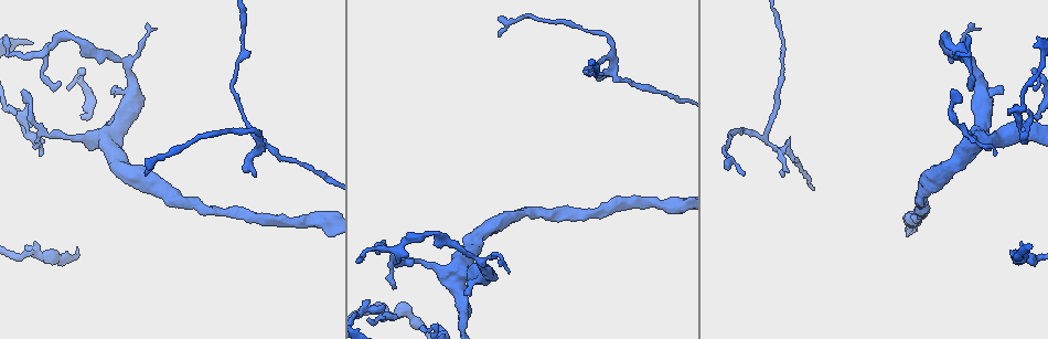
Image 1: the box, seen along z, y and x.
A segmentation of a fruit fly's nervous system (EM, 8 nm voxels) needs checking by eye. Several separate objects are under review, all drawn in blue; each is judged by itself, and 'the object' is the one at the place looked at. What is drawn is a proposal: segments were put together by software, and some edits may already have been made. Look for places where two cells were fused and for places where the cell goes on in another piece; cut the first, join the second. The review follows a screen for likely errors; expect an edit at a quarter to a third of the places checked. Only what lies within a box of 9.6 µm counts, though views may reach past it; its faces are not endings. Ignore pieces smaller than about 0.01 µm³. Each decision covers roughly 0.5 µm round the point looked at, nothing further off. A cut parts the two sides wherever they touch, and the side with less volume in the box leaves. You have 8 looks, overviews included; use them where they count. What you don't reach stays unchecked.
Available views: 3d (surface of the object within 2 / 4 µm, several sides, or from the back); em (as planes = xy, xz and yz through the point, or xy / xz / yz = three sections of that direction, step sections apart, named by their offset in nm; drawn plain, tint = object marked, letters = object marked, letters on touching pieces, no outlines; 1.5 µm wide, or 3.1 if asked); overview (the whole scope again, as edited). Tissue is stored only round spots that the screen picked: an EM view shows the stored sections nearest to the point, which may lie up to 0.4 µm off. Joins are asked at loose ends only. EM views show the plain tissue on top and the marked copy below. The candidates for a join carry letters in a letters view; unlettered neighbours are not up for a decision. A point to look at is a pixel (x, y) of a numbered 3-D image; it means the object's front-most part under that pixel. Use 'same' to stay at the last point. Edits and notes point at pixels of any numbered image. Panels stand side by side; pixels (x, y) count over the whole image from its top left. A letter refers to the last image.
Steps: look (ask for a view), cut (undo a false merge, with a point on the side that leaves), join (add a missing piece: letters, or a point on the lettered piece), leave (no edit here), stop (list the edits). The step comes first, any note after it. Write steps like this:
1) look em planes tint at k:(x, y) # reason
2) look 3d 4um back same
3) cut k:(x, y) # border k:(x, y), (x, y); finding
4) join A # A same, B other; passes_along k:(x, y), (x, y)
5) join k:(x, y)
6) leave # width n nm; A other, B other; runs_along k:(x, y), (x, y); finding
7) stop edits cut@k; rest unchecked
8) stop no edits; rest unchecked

look em planes letters at 1:(145, 176) # branch stops here

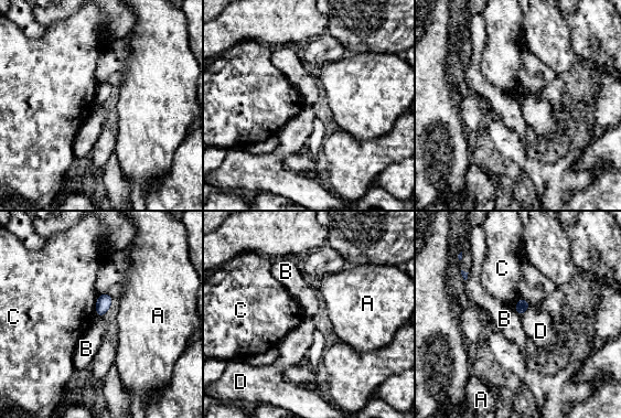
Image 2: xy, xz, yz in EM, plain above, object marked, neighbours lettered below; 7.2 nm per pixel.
leave # longest_contact C 150 nm; A other, B other, C other, D other; border 2:(531, 306), (521, 315); none of them fits

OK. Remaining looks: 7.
look em xz step 4 tint at 1:(253, 175) # thin end

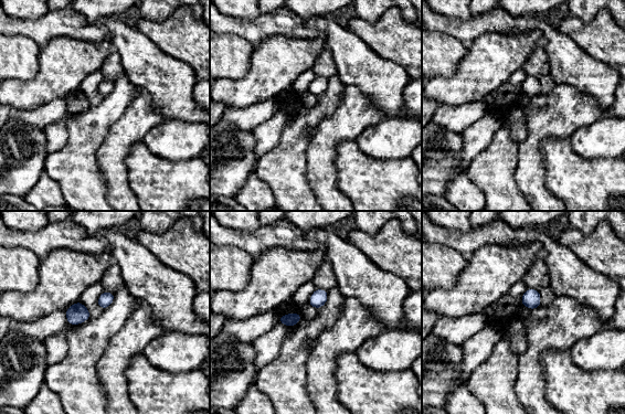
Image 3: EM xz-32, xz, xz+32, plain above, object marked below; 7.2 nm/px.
look em planes letters same

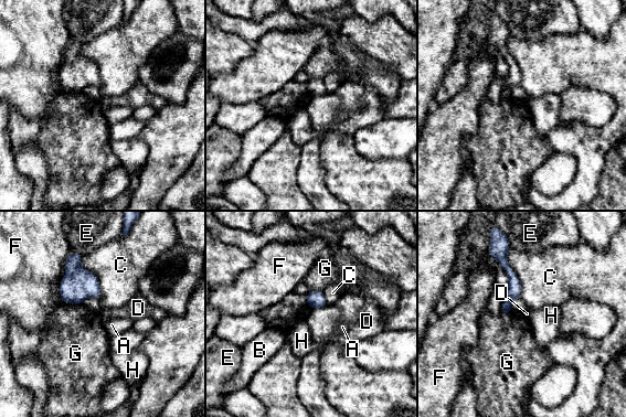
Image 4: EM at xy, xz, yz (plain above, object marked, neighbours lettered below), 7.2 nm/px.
leave # longest_contact C 340 nm; A other, B other, C other, D other, E other, F other, G other, H other; border 4:(62, 301), (81, 305); no lettered piece goes on from it

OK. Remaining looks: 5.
look em planes tint at 1:(377, 305) # sharp bend

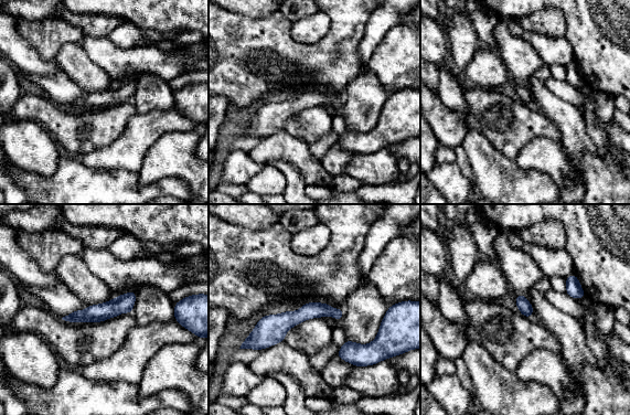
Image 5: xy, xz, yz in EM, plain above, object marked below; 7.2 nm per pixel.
look em planes letters same

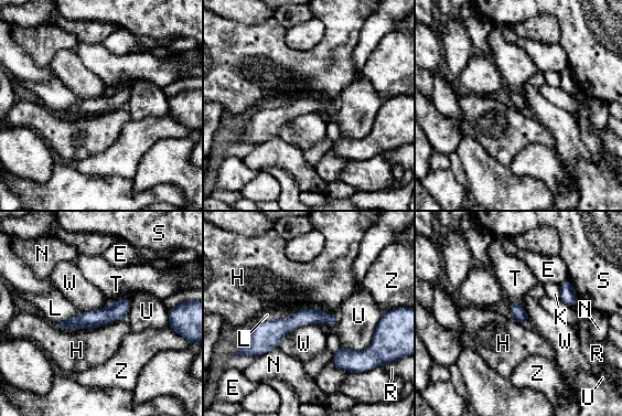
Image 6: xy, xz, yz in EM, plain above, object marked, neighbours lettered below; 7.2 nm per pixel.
leave # width 100 nm; longest_contact U 400 nm; E other, H other, K other, L other, N other, R other, S other, T other, U other, W other, Z other; one cell here

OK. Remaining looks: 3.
stop no edits; rest unchecked

